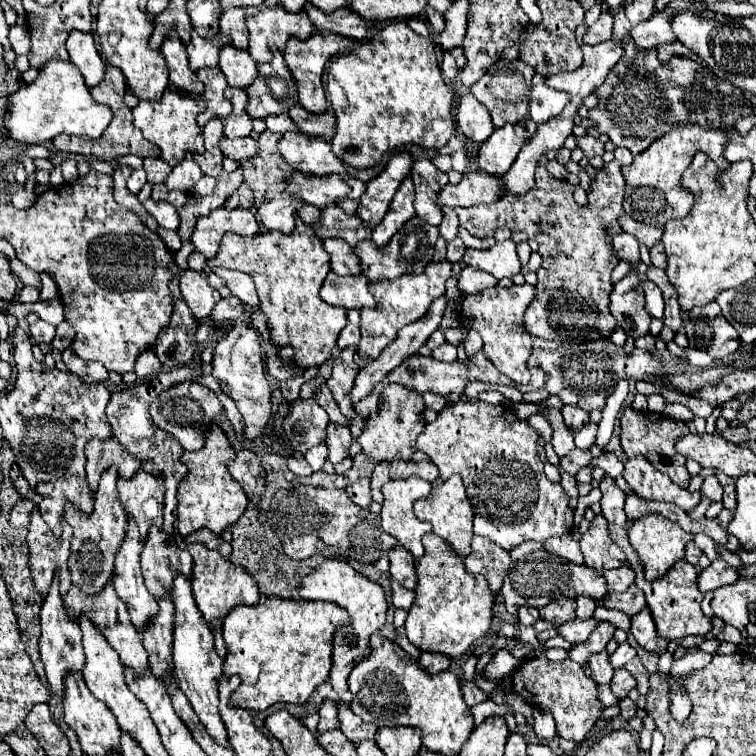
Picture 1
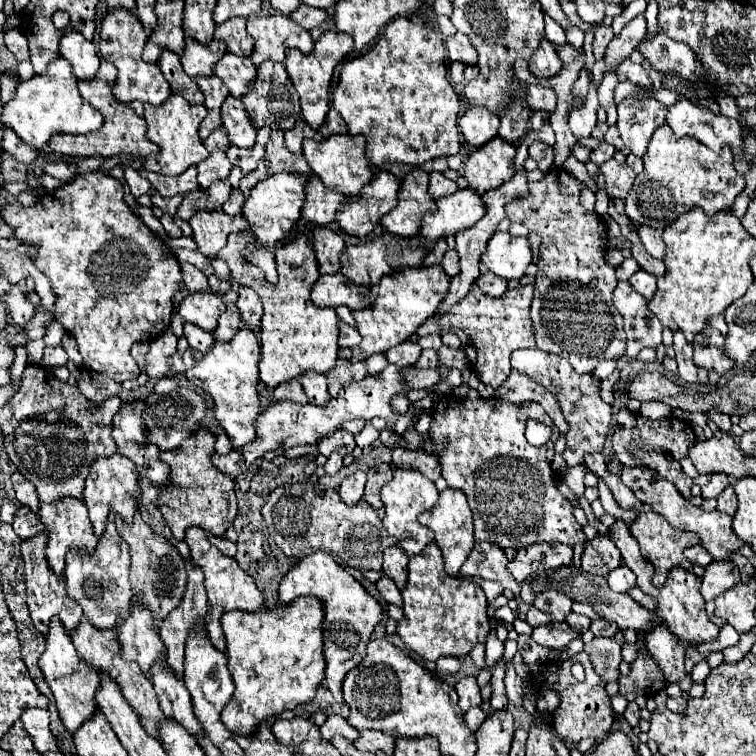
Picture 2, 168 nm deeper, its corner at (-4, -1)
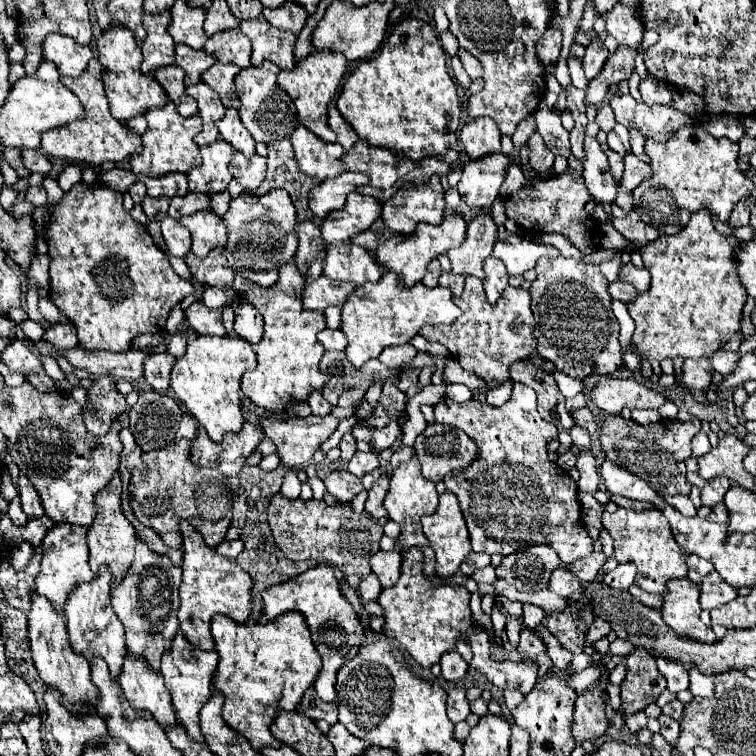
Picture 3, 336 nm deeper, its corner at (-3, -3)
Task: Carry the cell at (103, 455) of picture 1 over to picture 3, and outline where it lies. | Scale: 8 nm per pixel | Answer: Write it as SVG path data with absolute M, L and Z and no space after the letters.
M116 474L110 482L108 488L96 494L96 520L88 528L88 548L90 548L90 568L96 574L100 566L108 566L112 576L124 576L124 568L132 564L132 548L136 546L136 530L128 522L128 518L122 512L122 482L120 476Z

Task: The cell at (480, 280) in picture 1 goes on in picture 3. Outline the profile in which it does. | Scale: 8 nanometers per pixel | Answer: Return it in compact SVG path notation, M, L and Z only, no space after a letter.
M490 256L484 262L484 274L486 274L484 276L484 290L486 290L488 302L496 304L502 290L508 286L508 272L506 272L504 264L500 264L500 260Z

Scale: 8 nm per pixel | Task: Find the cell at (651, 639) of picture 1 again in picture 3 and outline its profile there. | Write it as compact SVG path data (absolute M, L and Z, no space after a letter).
M658 656L656 662L658 662L658 670L668 680L668 690L670 692L676 694L680 690L688 690L688 686L690 686L688 670L682 664L678 664L678 660L664 660L662 656Z

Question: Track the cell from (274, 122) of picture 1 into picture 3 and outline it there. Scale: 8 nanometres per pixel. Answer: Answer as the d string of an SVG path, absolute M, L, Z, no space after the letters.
M298 126L290 136L294 158L298 162L298 168L308 174L316 176L318 180L326 180L332 176L338 176L344 168L336 164L340 156L344 154L344 148L340 144L324 142L322 138L316 138L308 128Z

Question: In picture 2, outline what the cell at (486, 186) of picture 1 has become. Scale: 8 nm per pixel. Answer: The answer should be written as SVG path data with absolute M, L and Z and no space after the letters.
M463 188L453 196L437 200L437 210L425 214L419 234L431 250L441 238L457 236L461 230L471 228L483 214L485 206L481 196L469 188Z

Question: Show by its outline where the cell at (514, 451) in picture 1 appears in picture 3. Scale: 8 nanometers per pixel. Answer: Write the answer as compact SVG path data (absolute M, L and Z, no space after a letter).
M516 382L510 400L502 406L490 406L486 402L482 404L476 400L458 404L452 398L442 398L434 406L434 416L436 416L436 422L448 424L466 432L478 446L478 456L476 460L472 460L468 468L462 468L444 476L446 488L454 492L460 500L460 508L462 508L462 514L466 518L468 532L470 532L472 550L486 552L490 556L494 554L508 556L512 554L512 548L518 544L528 544L528 546L548 544L556 550L556 554L566 566L592 552L592 538L588 536L580 520L580 504L576 498L578 486L568 476L566 470L562 470L558 464L548 460L546 446L552 438L558 438L558 428L556 424L546 422L538 414L536 392L532 392L532 388Z

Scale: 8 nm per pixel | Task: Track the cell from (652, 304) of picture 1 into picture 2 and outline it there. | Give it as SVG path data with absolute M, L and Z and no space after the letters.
M639 270L637 274L633 274L633 276L629 278L629 282L631 282L631 286L633 286L639 294L645 296L645 300L651 300L653 294L655 294L655 290L657 290L657 286L655 286L657 278L655 278L653 274L645 272L645 270Z

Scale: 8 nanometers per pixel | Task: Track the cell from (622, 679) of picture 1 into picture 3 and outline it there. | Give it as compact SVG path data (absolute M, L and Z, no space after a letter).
M636 648L626 656L626 668L626 678L620 686L622 712L634 714L656 702L660 692L666 690L666 682L656 668L656 658L644 648Z

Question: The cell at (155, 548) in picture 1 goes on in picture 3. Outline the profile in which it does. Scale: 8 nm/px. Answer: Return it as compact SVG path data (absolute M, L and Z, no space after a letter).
M178 630L178 634L172 640L172 648L166 650L164 656L162 656L160 670L164 674L166 688L172 694L172 704L174 704L174 710L176 710L176 718L180 720L180 724L184 724L186 732L190 732L190 736L194 740L200 740L200 742L204 742L204 736L202 736L200 726L198 726L198 712L210 696L210 682L212 682L212 674L216 670L216 664L218 664L218 654L216 652L206 652L206 650L190 644L182 630Z

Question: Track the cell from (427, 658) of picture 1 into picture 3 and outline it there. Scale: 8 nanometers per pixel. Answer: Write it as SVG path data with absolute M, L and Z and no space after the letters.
M456 650L446 652L440 660L440 666L442 666L442 676L446 680L460 680L468 670L468 664L462 660L462 656Z

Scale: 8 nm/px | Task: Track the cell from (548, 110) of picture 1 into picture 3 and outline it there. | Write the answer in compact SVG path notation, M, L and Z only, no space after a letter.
M586 138L584 140L584 182L588 186L590 196L595 198L595 202L615 203L616 182L608 170L608 160L606 154L602 152L600 144L596 138Z

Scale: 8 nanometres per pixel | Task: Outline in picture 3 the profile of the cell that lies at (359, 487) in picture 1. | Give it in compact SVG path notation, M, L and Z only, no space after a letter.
M344 466L340 470L334 470L326 480L324 480L328 492L338 498L338 502L350 502L356 494L364 490L362 482L358 476L350 474Z

